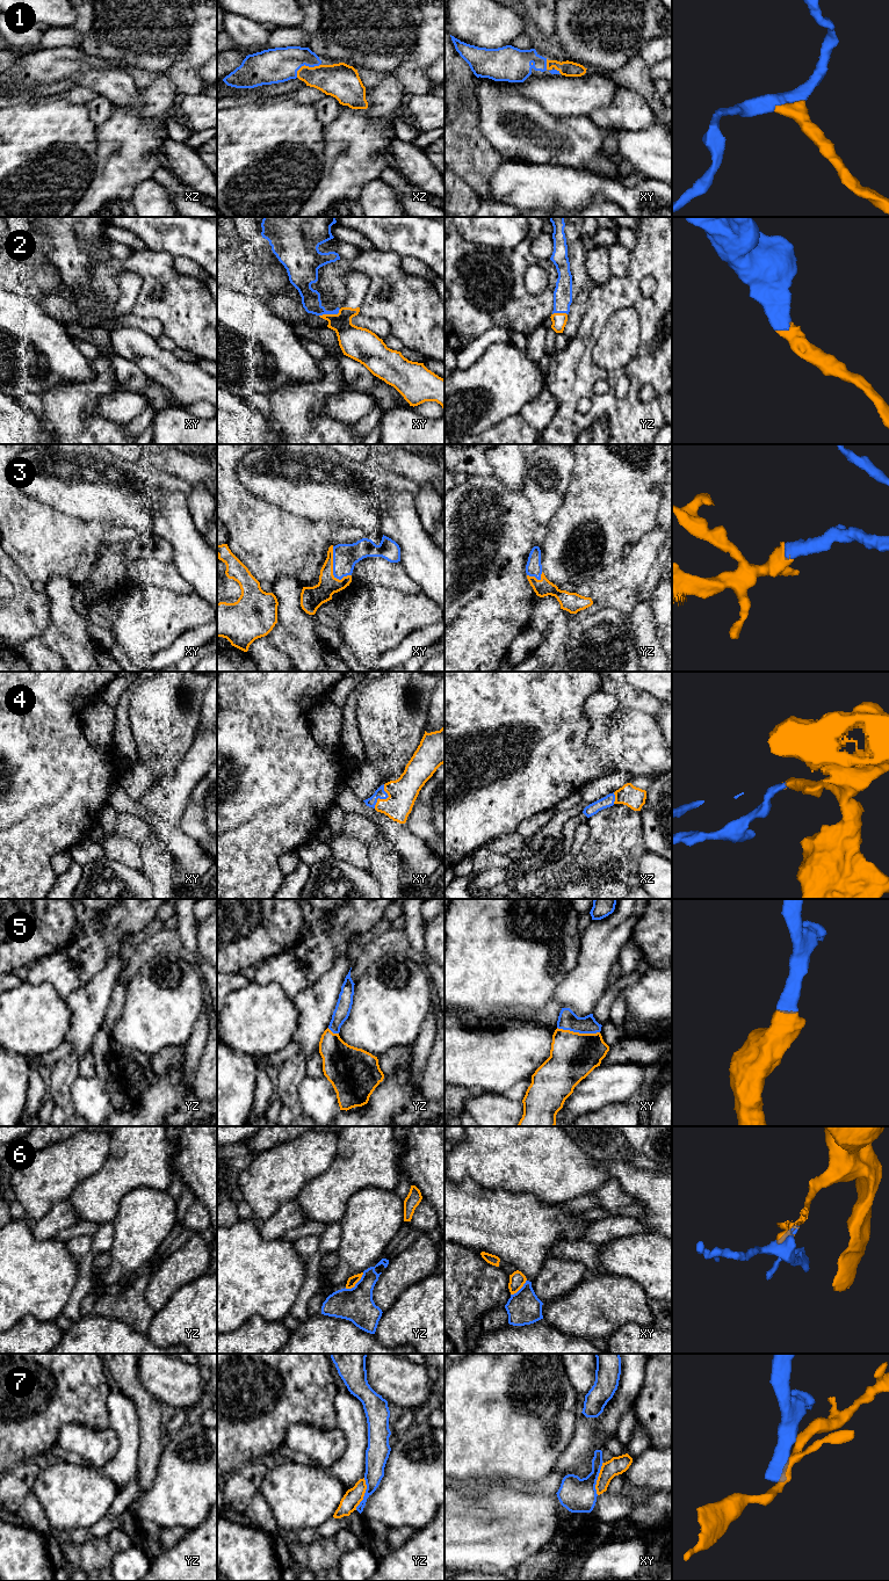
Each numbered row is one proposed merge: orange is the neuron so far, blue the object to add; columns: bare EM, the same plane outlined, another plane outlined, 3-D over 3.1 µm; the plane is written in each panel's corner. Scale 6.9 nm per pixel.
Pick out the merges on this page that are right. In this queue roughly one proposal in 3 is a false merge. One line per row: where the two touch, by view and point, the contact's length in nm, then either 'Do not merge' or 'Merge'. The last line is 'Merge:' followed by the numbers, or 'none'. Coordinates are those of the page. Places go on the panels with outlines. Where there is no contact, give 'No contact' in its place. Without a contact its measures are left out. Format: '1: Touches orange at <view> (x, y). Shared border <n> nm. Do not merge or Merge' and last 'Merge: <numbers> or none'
1: Touches orange at xz (305, 66). Shared border 190 nm. Merge
2: Touches orange at xy (330, 314). Shared border 160 nm. Merge
3: Touches orange at xy (332, 564). Shared border 240 nm. Merge
4: Touches orange at xy (384, 799). Shared border 180 nm. Merge
5: Touches orange at xy (578, 1032). Shared border 300 nm. Merge
6: Touches orange at yz (355, 1283). Shared border 170 nm. Do not merge
7: Touches orange at xy (598, 1478). Shared border 240 nm. Do not merge
Merge: 1, 2, 3, 4, 5

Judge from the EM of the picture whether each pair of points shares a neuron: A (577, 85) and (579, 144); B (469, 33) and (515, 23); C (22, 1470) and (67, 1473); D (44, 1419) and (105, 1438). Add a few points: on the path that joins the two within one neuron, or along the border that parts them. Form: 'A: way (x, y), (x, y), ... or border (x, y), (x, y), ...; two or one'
A: border (550, 114), (587, 116); two
B: way (481, 24), (504, 24); one
C: border (42, 1470), (29, 1491); two
D: border (92, 1428), (65, 1423), (55, 1443); two

